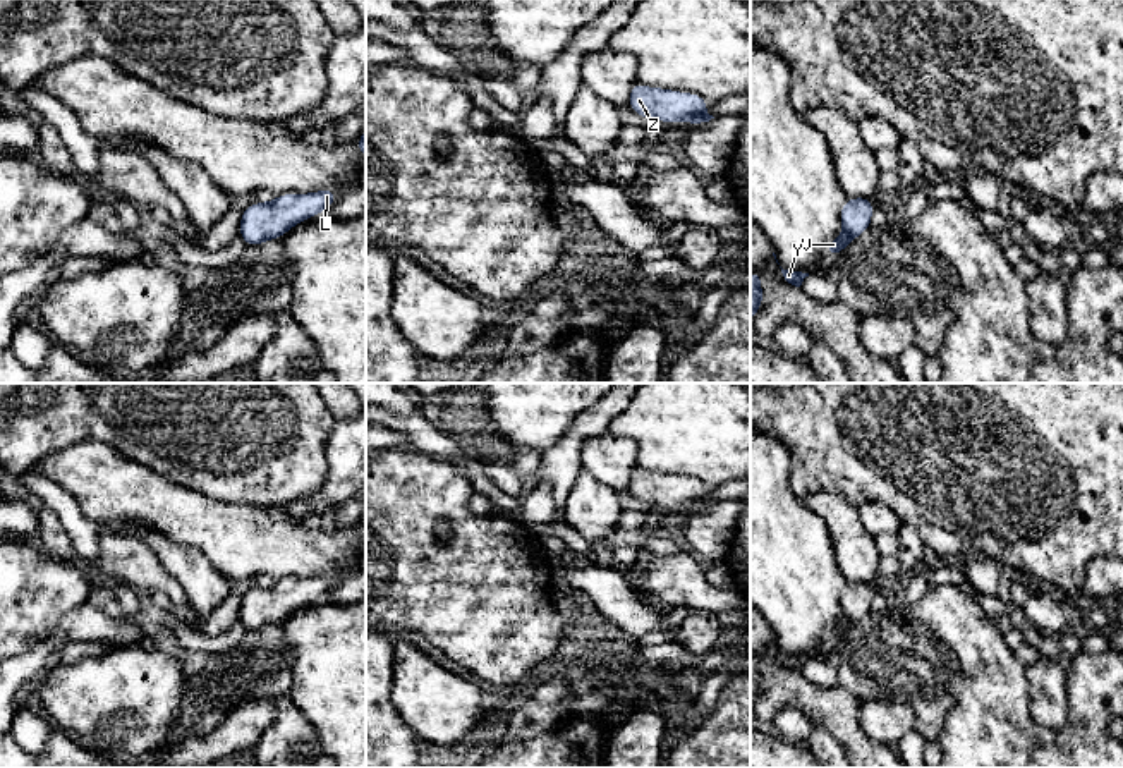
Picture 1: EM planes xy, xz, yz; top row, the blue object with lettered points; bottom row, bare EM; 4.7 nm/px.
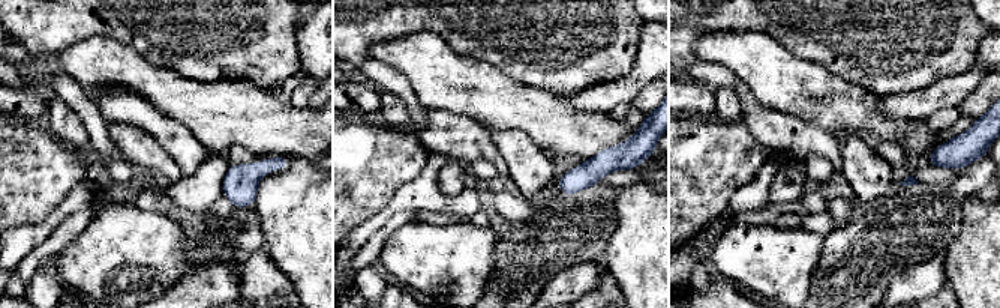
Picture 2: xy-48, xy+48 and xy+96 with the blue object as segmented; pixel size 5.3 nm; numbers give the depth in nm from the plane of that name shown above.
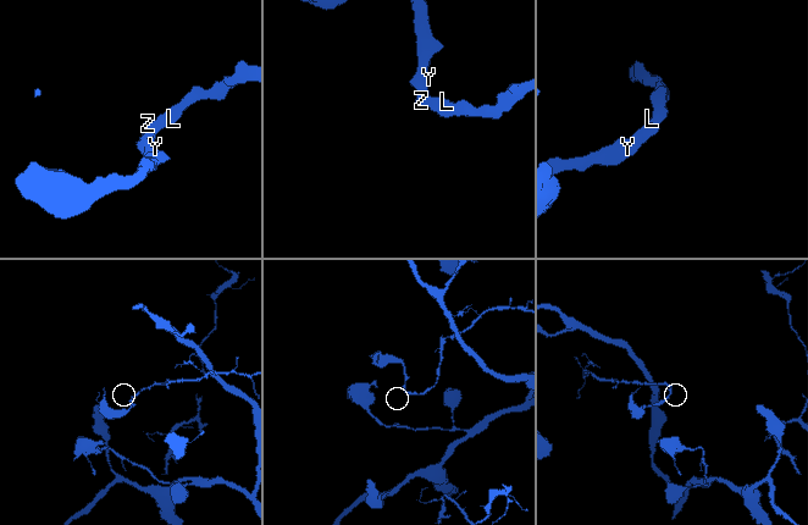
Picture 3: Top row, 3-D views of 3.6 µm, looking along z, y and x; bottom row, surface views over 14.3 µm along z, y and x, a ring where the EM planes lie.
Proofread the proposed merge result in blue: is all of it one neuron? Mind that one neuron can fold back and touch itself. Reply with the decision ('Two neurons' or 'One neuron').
One neuron

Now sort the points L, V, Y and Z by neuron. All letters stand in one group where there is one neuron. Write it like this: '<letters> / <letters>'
L V Y Z

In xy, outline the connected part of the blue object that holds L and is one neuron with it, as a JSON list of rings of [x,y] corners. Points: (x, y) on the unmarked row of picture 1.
[[[335,574],[309,579],[288,577],[270,588],[252,588],[240,601],[240,624],[246,631],[258,631],[283,622],[295,608],[304,606],[337,584]]]

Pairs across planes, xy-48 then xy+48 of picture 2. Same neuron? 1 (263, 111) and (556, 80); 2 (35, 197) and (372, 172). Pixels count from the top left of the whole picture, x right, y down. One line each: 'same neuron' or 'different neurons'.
1: different neurons
2: same neuron

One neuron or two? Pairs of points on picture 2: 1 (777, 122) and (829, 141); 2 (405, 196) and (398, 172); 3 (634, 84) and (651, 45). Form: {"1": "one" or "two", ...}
{"1": "one", "2": "two", "3": "one"}

